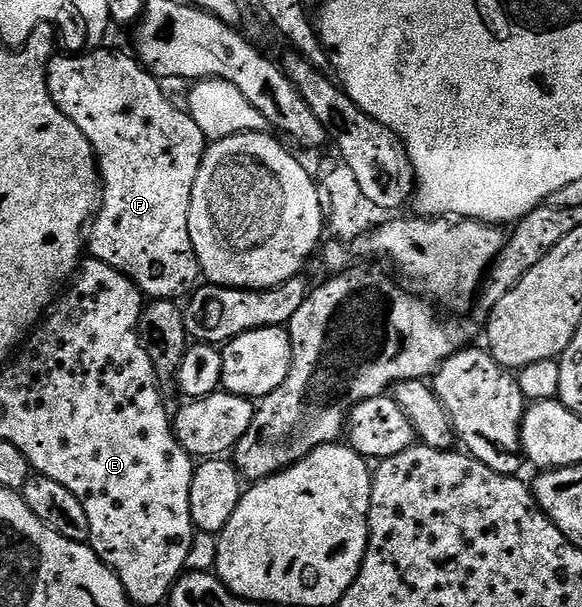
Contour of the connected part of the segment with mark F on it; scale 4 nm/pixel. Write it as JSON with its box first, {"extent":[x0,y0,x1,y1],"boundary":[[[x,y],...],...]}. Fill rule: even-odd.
{"extent":[47,49,206,301],"boundary":[[[97,49],[89,51],[87,54],[57,54],[49,63],[47,70],[48,91],[52,95],[54,105],[58,105],[58,109],[62,109],[62,113],[66,117],[70,117],[70,121],[74,121],[74,125],[78,125],[78,129],[82,129],[82,133],[86,133],[90,145],[96,150],[96,165],[100,168],[100,182],[102,184],[100,209],[96,212],[90,224],[90,230],[87,232],[86,247],[91,258],[102,261],[127,275],[149,300],[176,301],[180,299],[179,295],[183,291],[185,293],[191,292],[202,279],[200,262],[194,253],[194,245],[190,241],[190,197],[194,193],[194,181],[198,177],[198,169],[204,160],[206,140],[202,129],[198,129],[198,125],[192,120],[187,110],[183,106],[175,107],[168,100],[167,93],[160,88],[163,87],[161,80],[150,74],[131,54],[128,54],[129,56],[115,55],[114,52],[106,50]]]}

